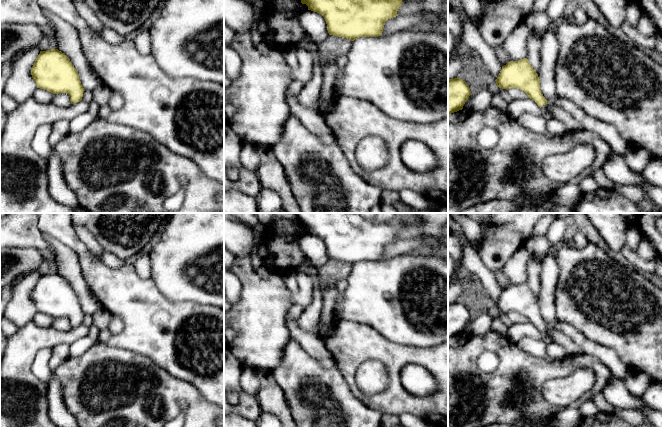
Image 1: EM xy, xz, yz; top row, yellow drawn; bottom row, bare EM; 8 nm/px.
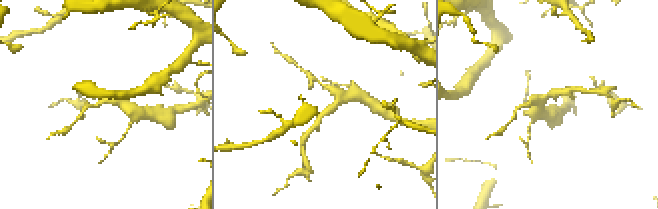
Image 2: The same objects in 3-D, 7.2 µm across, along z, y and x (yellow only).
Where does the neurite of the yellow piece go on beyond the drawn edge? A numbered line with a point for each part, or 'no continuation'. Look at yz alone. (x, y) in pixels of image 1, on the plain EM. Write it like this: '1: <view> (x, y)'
1: yz (545, 333)

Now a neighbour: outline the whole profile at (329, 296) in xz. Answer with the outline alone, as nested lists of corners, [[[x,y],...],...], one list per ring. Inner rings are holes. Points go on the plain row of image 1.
[[[333,285],[322,292],[323,308],[321,311],[318,327],[318,336],[323,338],[330,332],[334,319],[332,317],[335,308],[335,301],[338,297],[338,288]]]

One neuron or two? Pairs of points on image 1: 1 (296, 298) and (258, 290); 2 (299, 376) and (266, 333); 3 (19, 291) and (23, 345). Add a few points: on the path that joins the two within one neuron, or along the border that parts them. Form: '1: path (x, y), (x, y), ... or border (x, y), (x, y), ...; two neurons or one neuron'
1: path (287, 298), (267, 298); one neuron
2: border (290, 337), (283, 349), (281, 362), (272, 370); two neurons
3: border (31, 320), (18, 328); two neurons

